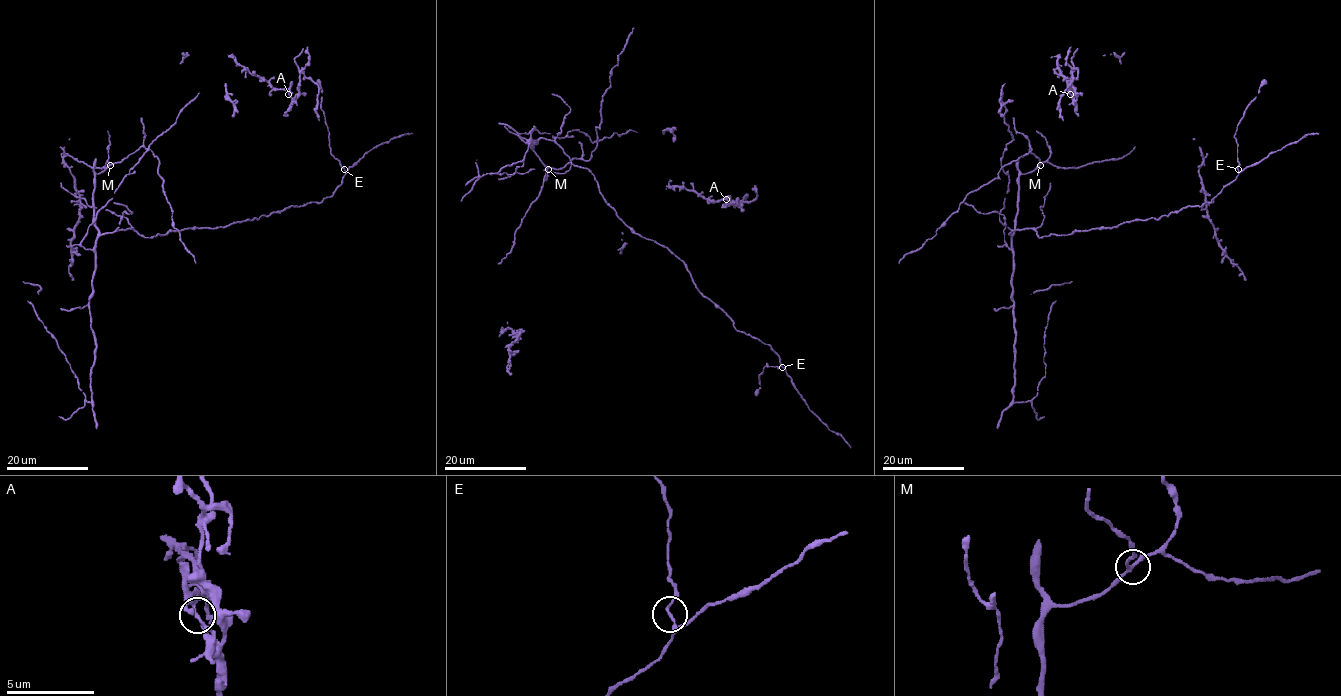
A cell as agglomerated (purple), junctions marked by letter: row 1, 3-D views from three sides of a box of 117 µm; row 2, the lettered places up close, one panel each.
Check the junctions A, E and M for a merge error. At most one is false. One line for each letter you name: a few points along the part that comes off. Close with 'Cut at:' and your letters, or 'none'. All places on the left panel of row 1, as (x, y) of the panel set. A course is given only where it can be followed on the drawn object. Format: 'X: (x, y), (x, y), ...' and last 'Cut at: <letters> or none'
A: (288, 94), (296, 98), (300, 73), (309, 78), (319, 88), (316, 113), (319, 121)
Cut at: A

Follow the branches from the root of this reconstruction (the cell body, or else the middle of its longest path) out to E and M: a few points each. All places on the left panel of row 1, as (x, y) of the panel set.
E: (96, 239), (129, 228), (152, 237), (188, 228), (224, 227), (292, 206), (320, 202), (341, 184), (344, 169)
M: (96, 239), (94, 175), (110, 165)

